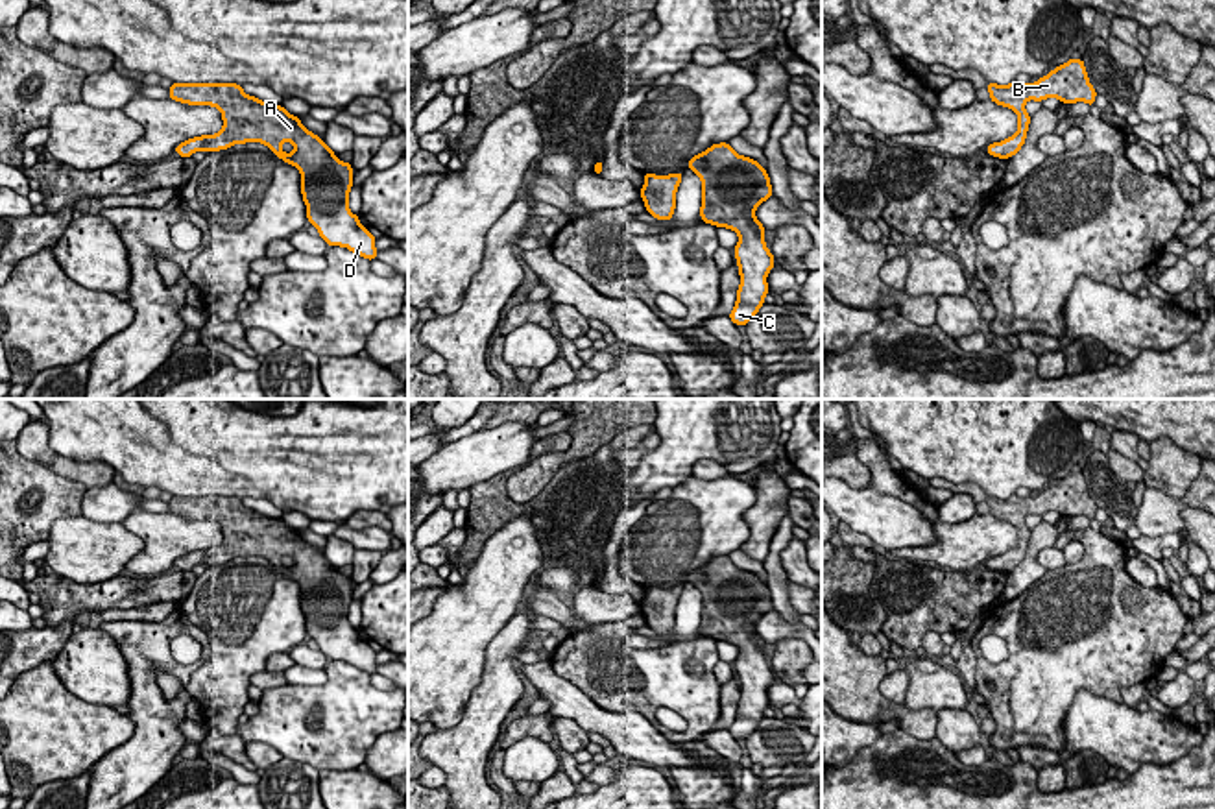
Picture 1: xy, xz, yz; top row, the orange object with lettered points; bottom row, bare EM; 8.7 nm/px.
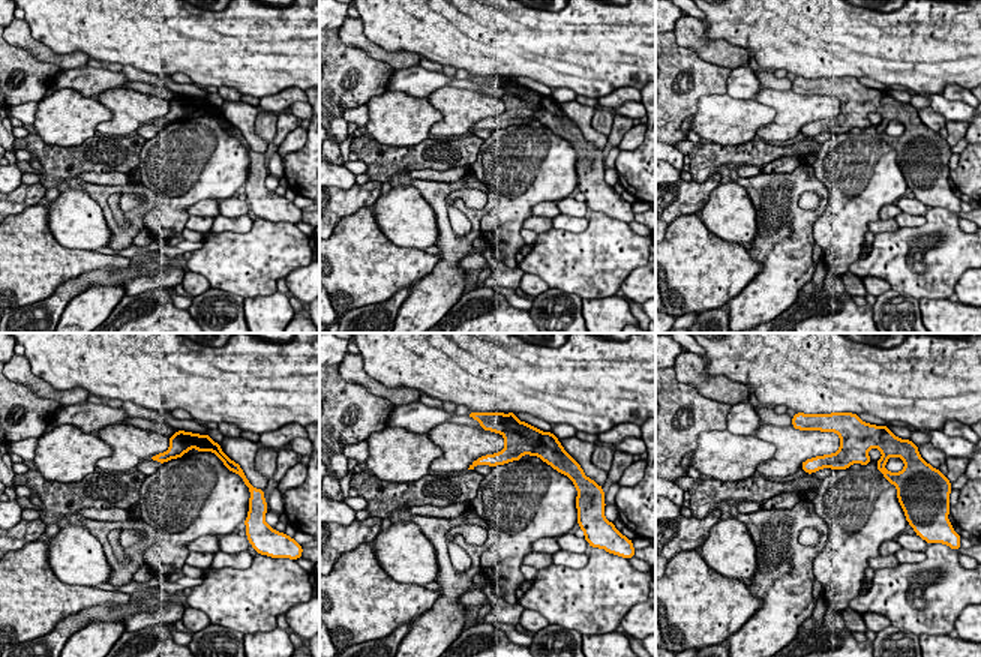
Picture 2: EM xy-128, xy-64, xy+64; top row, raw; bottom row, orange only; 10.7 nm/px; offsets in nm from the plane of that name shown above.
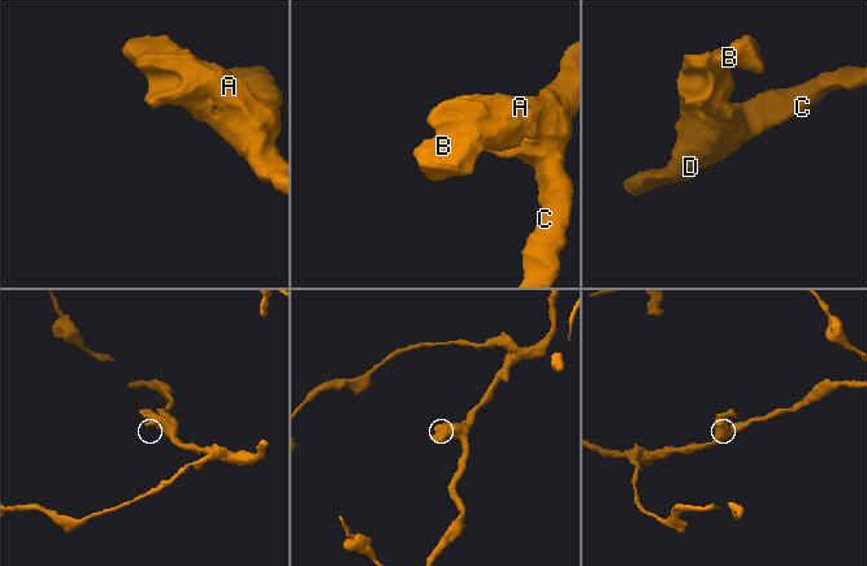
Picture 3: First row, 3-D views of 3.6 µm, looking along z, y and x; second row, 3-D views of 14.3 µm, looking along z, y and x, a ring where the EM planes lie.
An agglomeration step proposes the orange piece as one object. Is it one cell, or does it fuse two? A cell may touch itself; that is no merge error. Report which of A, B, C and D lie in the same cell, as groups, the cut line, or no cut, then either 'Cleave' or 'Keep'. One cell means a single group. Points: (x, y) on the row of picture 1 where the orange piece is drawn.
Groups: A B C D. No split. Keep

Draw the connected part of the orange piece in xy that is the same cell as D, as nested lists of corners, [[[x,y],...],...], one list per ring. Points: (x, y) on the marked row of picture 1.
[[[172,83],[170,100],[186,105],[211,105],[222,113],[223,127],[214,135],[192,137],[174,148],[179,157],[196,151],[222,151],[235,144],[266,144],[281,161],[301,172],[301,196],[307,220],[331,248],[347,248],[377,259],[377,238],[349,209],[353,166],[334,151],[299,116],[283,105],[266,103],[244,92],[238,83]]]

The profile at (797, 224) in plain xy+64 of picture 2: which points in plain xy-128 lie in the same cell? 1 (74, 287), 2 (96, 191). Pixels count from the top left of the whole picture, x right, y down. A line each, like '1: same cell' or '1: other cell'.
1: other cell
2: same cell

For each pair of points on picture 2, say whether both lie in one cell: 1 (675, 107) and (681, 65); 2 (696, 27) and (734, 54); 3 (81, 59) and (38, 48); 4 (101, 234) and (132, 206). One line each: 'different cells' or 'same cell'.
1: same cell
2: same cell
3: same cell
4: different cells

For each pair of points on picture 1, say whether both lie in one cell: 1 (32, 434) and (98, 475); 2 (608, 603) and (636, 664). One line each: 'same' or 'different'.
1: same
2: different

